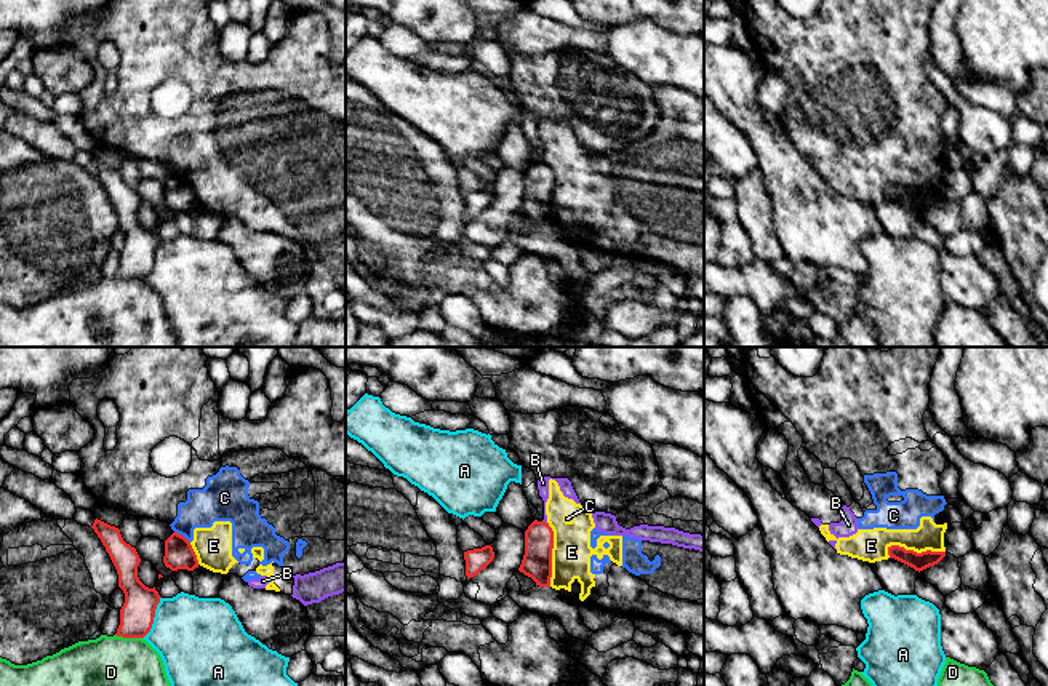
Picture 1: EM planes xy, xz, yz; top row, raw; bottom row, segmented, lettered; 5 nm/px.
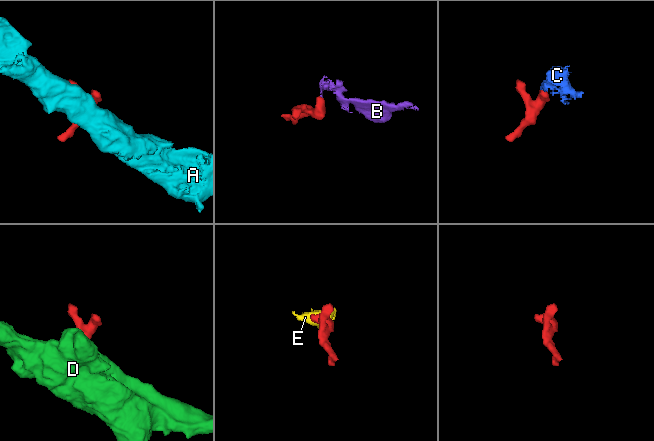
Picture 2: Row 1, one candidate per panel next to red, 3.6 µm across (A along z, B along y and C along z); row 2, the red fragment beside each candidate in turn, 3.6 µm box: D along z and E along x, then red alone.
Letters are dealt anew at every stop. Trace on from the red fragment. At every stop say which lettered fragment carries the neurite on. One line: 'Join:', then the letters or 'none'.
Join: none

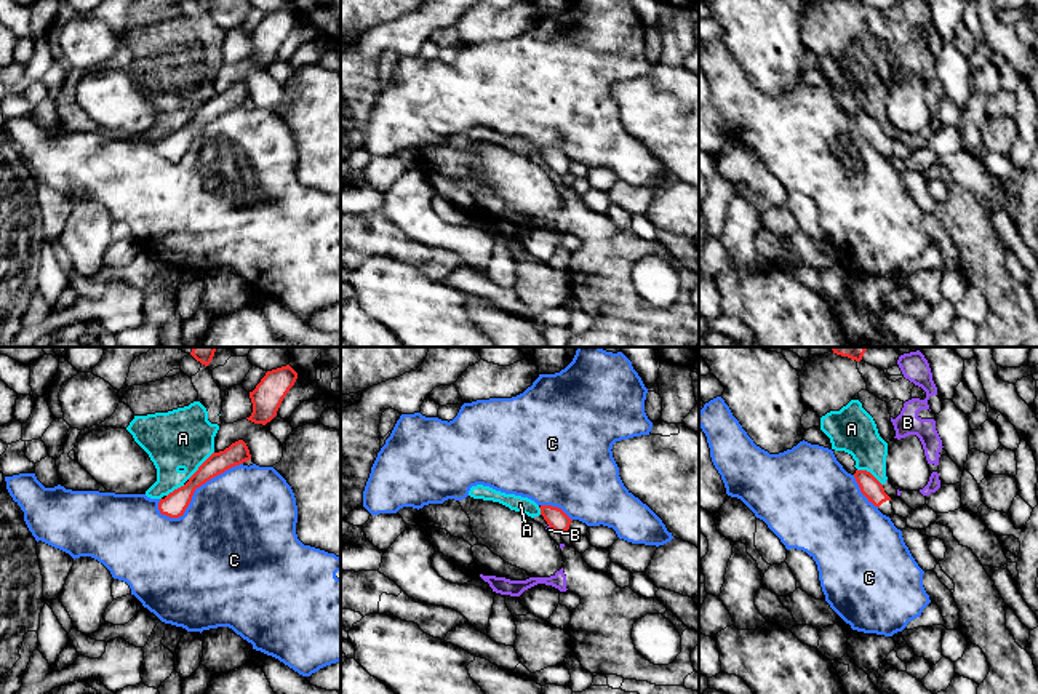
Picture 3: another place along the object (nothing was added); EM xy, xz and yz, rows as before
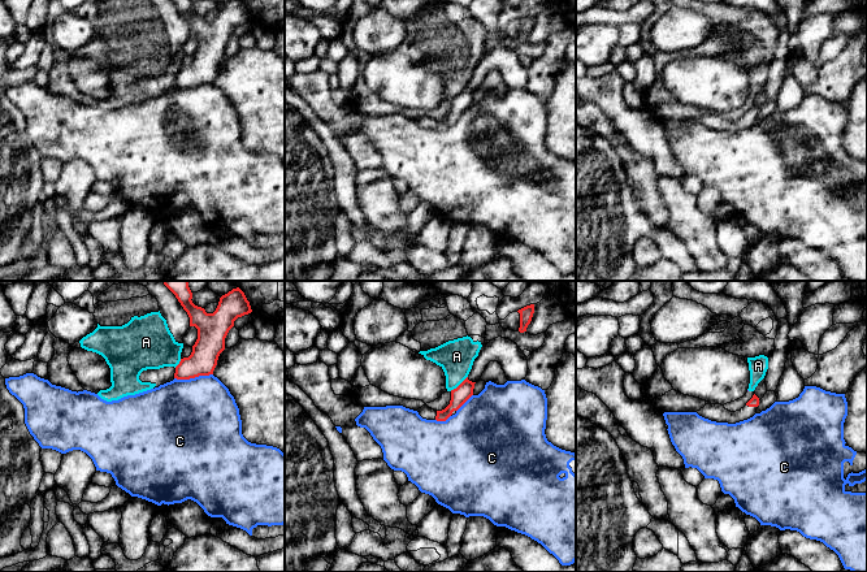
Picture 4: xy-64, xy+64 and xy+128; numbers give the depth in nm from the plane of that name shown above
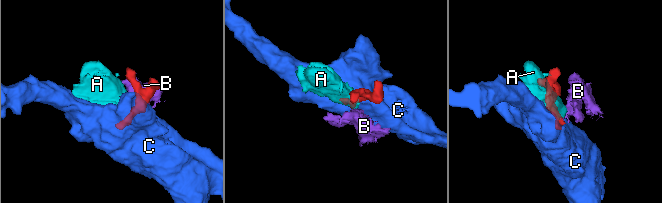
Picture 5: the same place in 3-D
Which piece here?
Join: none

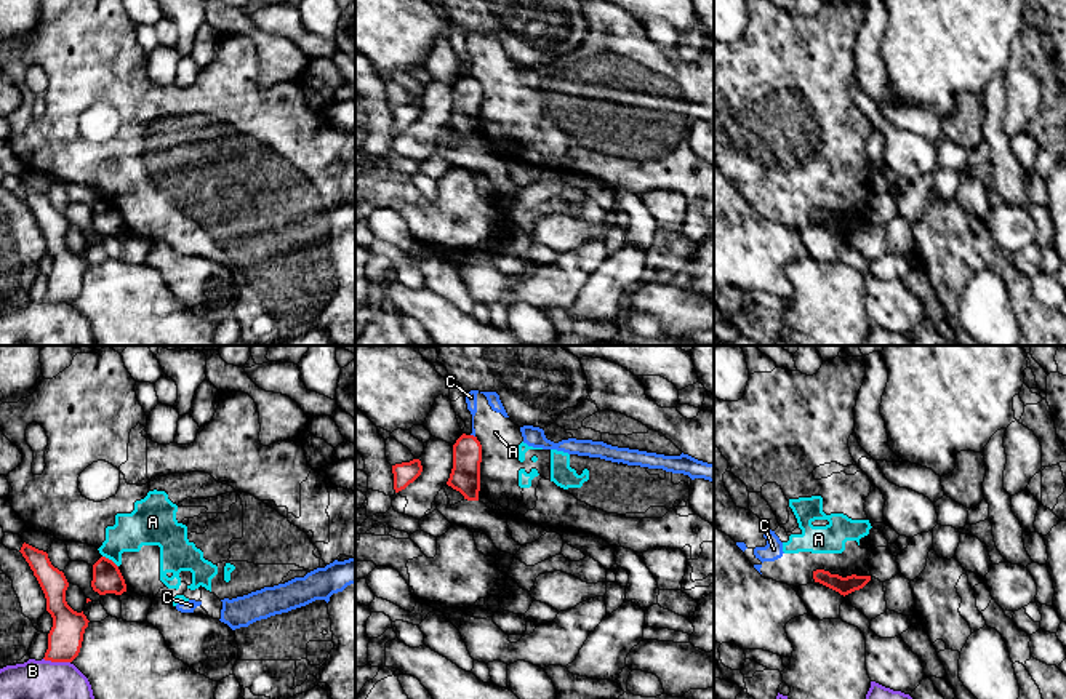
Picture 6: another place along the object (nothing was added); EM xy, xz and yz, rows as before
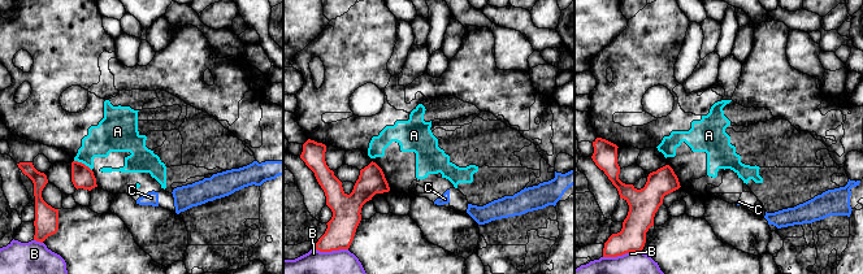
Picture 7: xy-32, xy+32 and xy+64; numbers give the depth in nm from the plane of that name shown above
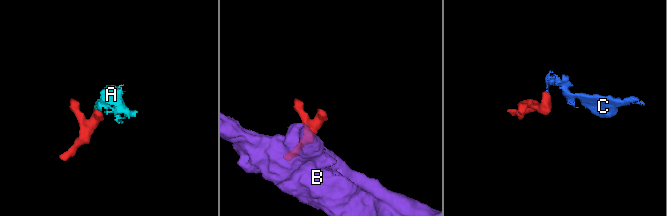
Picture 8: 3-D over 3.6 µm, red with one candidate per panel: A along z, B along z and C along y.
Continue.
Join: none

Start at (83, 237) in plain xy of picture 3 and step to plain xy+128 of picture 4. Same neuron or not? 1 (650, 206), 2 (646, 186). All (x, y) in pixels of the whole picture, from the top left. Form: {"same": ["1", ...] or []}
{"same": []}

